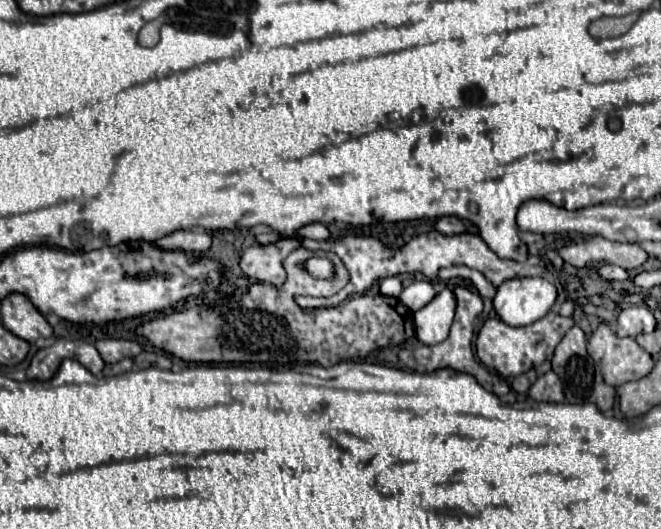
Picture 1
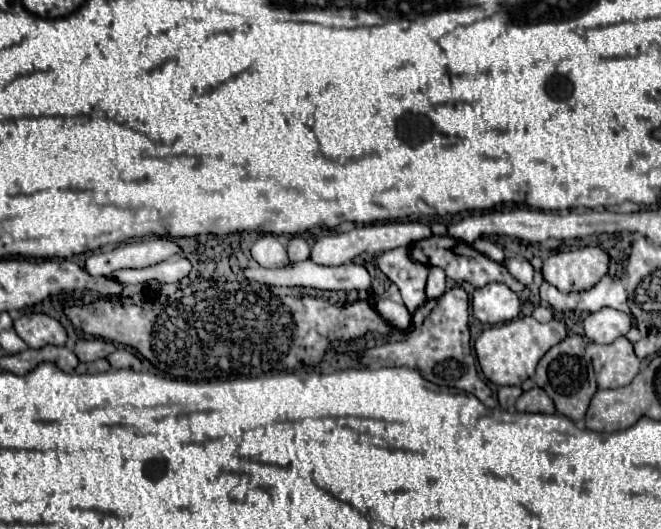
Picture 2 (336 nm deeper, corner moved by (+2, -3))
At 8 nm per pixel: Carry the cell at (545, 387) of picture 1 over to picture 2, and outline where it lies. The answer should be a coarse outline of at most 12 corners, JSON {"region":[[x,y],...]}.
{"region":[[541,390],[523,392],[519,412],[555,414],[553,400]]}

